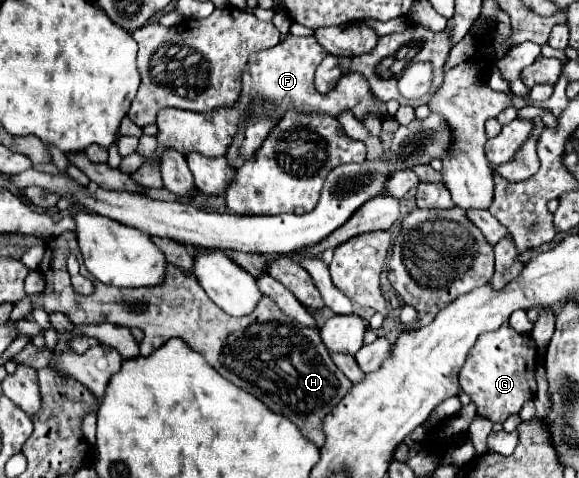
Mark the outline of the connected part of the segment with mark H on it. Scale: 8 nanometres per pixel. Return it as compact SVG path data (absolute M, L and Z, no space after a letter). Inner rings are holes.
M69 233L51 237L45 245L45 259L39 263L37 271L45 277L41 307L47 313L59 311L67 315L75 325L113 323L121 327L139 327L145 333L145 339L141 341L143 357L151 355L171 337L179 337L193 351L199 351L209 361L209 365L227 381L255 395L275 413L291 419L313 443L317 443L317 415L329 413L333 405L327 403L337 403L337 397L343 397L353 385L341 371L337 371L335 363L329 359L329 353L317 329L293 323L293 319L277 311L275 303L269 297L261 299L253 315L233 319L205 295L197 279L189 279L183 271L177 271L177 267L171 265L161 287L139 289L105 285L95 279L85 267L81 267L81 273L93 281L95 289L91 295L79 295L73 289L65 267L65 257L69 253L75 253L79 263L83 265L79 247L75 243L73 249L69 247ZM253 323L259 323L259 327L249 327Z

